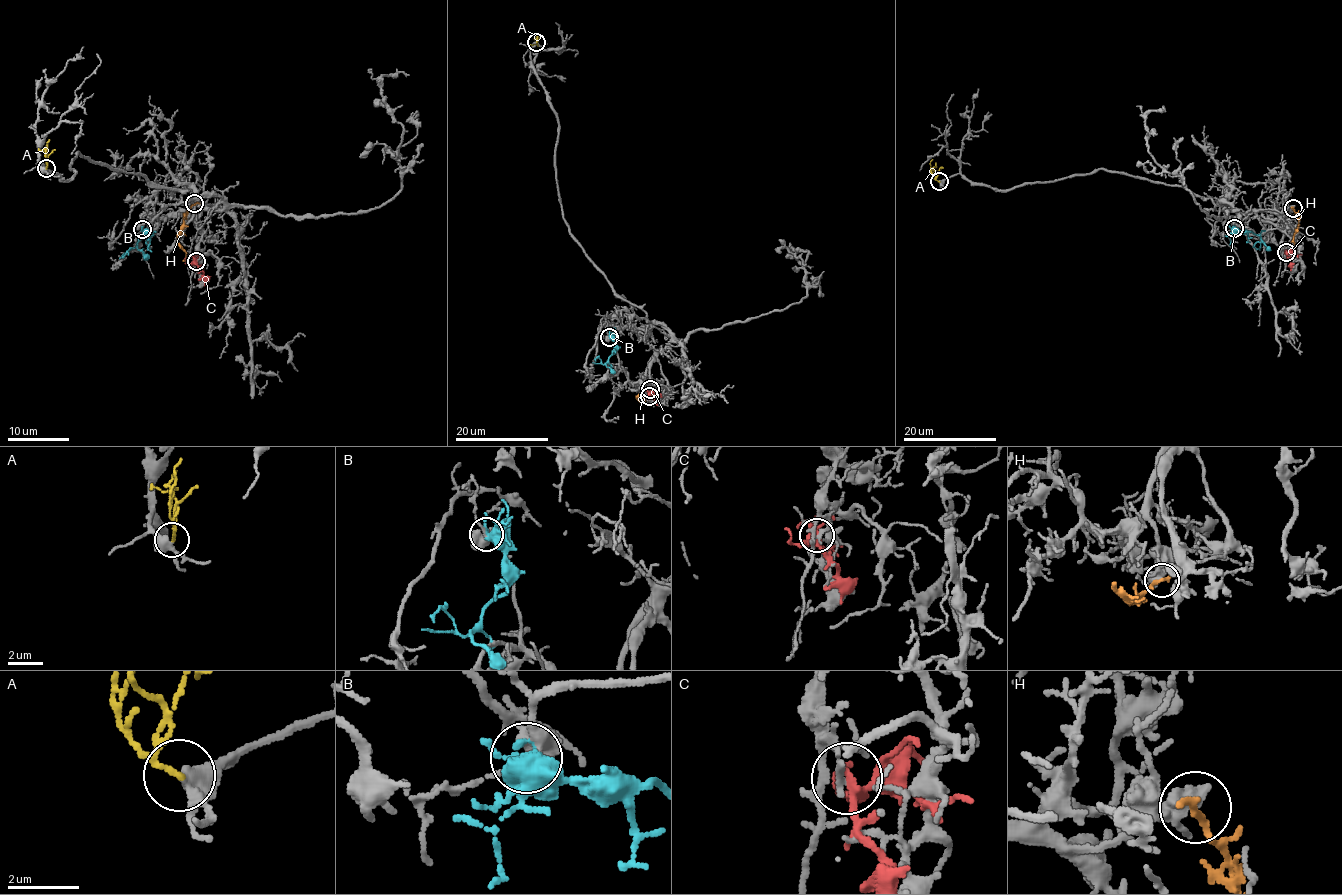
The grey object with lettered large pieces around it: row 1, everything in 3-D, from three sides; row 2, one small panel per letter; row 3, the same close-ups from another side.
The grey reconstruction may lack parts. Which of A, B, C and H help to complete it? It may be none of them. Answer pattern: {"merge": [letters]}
{"merge": []}

